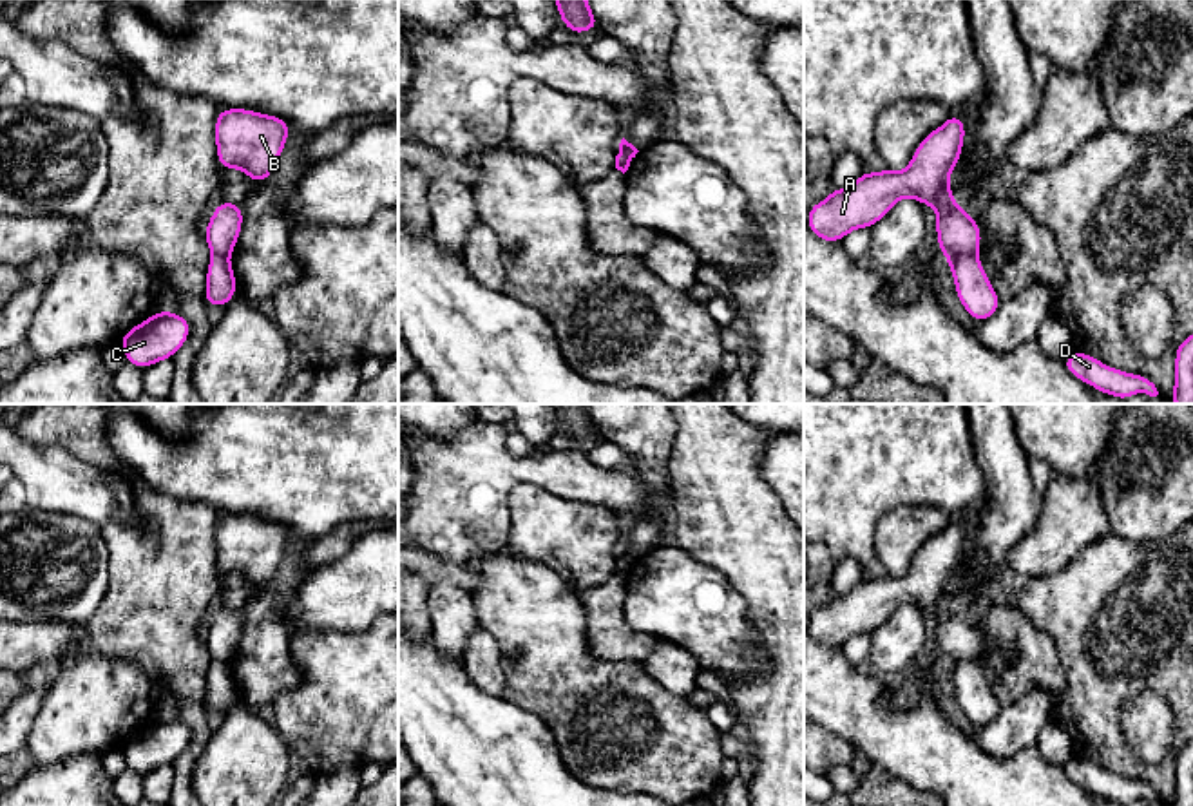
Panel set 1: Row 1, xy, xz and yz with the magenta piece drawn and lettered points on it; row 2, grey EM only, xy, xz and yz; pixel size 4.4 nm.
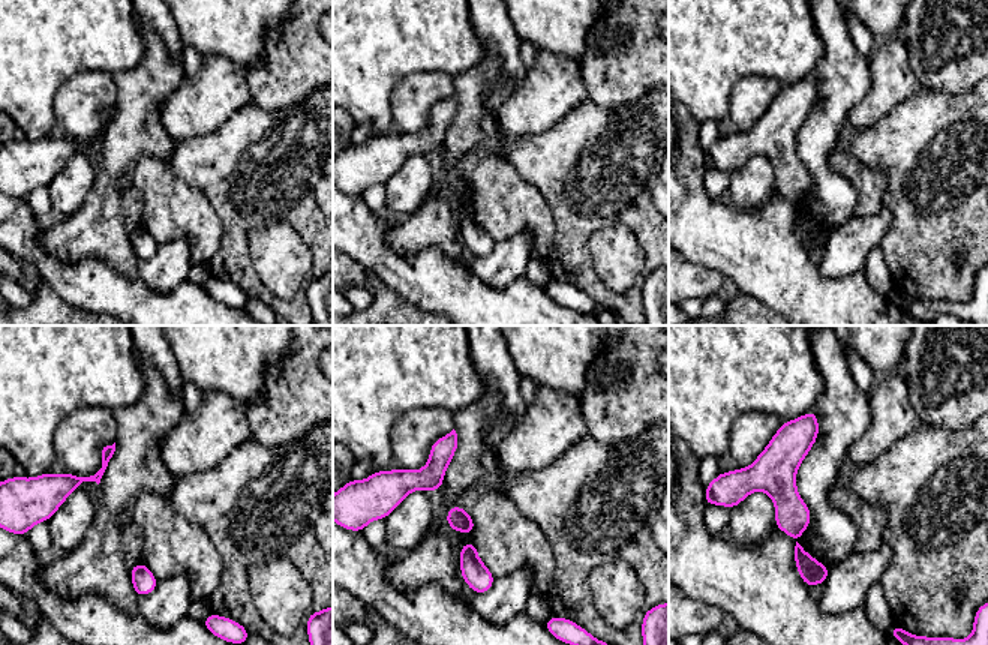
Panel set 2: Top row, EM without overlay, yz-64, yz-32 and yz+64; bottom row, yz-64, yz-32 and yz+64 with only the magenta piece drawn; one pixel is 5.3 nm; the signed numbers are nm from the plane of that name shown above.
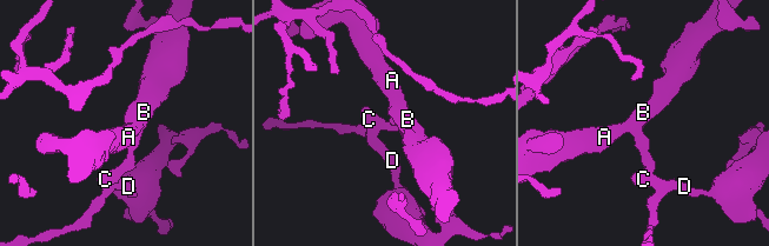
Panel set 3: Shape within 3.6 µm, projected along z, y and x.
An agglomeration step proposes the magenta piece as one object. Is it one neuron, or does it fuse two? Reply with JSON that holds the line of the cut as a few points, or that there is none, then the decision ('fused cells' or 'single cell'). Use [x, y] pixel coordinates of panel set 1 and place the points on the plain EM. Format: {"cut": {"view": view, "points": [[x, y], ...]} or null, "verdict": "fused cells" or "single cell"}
{"cut": {"view": "yz", "points": [[974, 658], [949, 665]]}, "verdict": "fused cells"}

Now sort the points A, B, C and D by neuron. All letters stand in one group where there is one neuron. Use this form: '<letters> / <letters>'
A B / C D

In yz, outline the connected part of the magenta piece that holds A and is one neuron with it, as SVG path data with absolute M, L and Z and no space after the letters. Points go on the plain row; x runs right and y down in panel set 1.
M959 522L931 536L911 563L907 574L864 578L845 594L835 594L807 618L807 634L822 647L842 647L856 634L871 634L892 612L912 603L934 614L940 657L952 665L974 661L981 652L976 623L954 609L949 581L959 569L965 547L965 529Z

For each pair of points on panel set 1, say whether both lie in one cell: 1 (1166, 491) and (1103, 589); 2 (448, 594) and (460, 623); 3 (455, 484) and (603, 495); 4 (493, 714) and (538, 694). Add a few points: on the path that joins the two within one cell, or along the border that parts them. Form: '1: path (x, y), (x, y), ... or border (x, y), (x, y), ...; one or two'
1: border (1112, 531), (1130, 540), (1161, 540), (1173, 533); two
2: path (448, 602), (453, 616); one
3: path (491, 471), (567, 473); one
4: border (505, 696), (536, 714), (549, 730); two

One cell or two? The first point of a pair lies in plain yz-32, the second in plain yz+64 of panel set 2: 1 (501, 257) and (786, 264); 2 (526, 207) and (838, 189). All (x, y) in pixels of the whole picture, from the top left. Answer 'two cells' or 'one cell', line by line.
1: two cells
2: two cells

